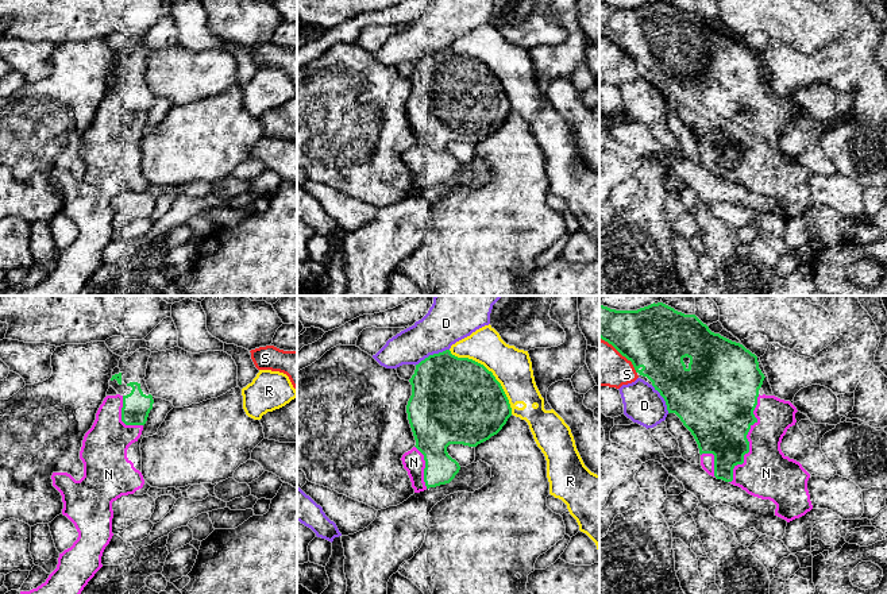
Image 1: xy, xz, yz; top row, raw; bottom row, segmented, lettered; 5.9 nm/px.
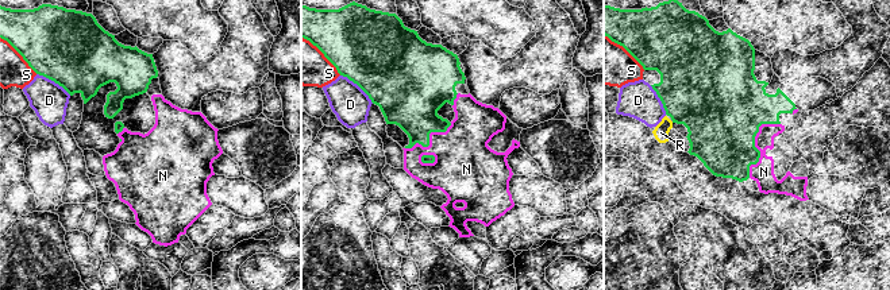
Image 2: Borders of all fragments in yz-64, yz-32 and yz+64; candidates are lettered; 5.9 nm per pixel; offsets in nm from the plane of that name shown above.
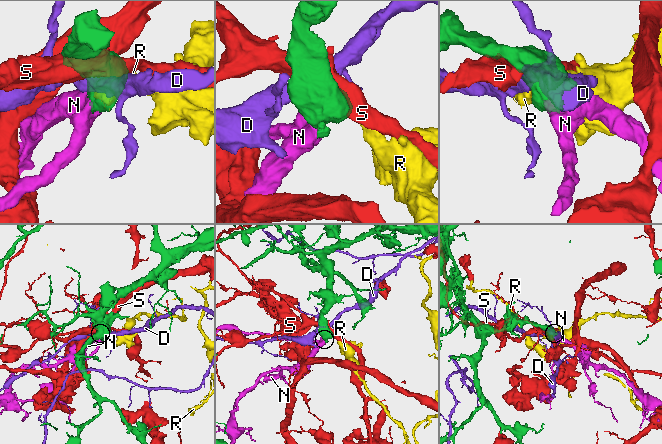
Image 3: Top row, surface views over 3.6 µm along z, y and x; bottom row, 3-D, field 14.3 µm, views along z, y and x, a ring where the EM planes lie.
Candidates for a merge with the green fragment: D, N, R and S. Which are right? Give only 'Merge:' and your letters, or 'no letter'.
Merge: N

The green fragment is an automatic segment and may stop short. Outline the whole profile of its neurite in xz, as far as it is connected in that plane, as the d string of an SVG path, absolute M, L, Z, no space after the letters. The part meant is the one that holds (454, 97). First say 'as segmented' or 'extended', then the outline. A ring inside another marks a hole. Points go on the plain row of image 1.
extended | M450 47L429 53L416 62L409 80L412 93L406 111L416 143L401 158L414 190L420 190L450 181L459 170L459 161L447 150L450 142L477 144L489 138L506 122L512 105L491 69L473 57L452 53Z

